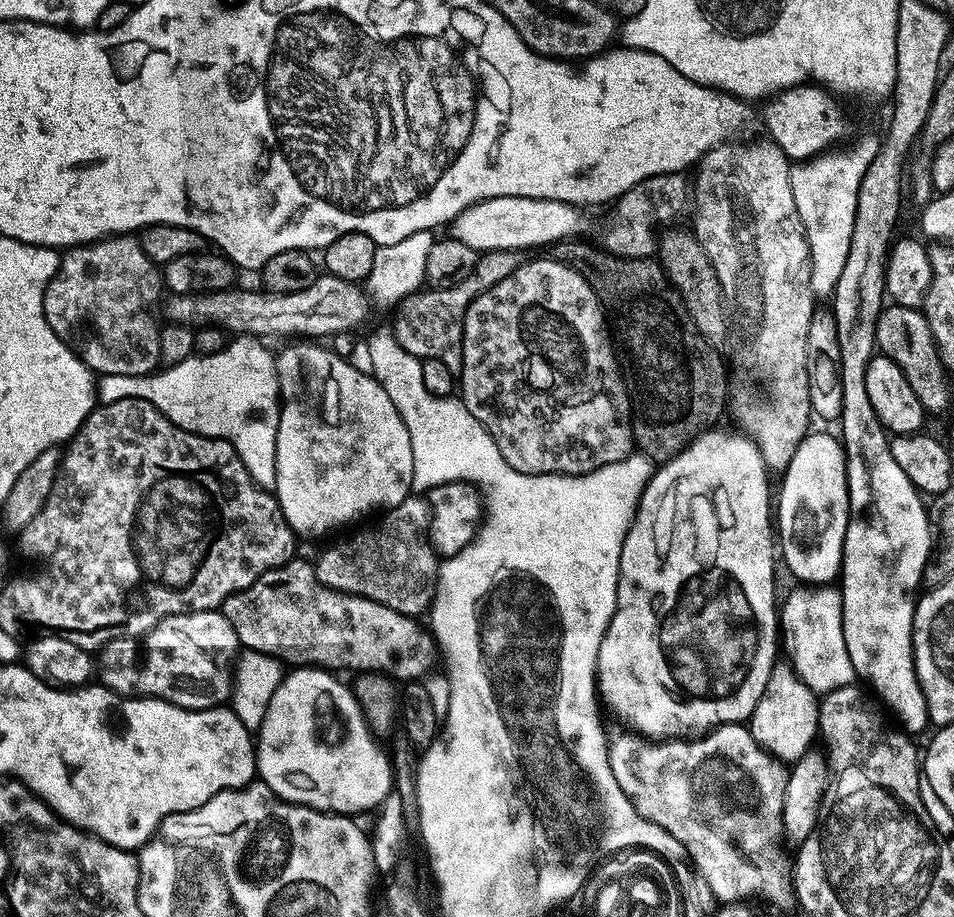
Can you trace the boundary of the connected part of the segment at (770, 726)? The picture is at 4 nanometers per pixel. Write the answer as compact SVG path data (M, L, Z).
M780 663L771 665L767 681L760 692L758 706L750 717L750 731L766 748L781 757L800 758L809 751L812 739L817 739L820 730L820 700L791 663Z

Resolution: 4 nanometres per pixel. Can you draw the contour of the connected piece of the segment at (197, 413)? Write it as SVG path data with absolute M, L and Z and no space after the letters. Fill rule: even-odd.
M236 338L221 352L212 356L193 354L180 364L166 368L166 372L146 376L118 376L114 384L121 397L149 400L170 422L180 427L197 432L200 436L213 436L230 442L238 450L238 458L251 474L252 481L265 490L276 486L276 439L278 438L279 418L282 411L280 404L280 376L276 373L278 360L270 357L263 350L261 341L256 338Z

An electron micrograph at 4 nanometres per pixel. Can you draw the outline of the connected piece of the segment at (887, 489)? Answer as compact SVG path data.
M884 472L884 476L875 475L875 483L876 492L871 496L871 503L868 505L866 509L866 515L864 516L867 523L860 524L860 528L852 528L852 536L845 536L842 565L842 579L844 578L844 584L842 583L842 595L844 597L844 634L842 637L842 643L844 643L846 647L848 647L848 660L850 663L852 663L853 670L856 671L858 675L865 676L865 678L868 679L870 683L872 683L873 690L876 691L877 694L880 695L886 703L888 703L889 710L892 711L893 714L896 715L902 723L904 723L900 723L903 726L903 729L907 733L915 734L914 732L920 732L923 730L924 727L929 727L930 721L928 718L928 707L926 706L926 702L924 701L924 692L920 689L920 683L918 682L918 678L916 677L916 659L912 657L912 613L914 611L914 597L917 595L916 587L918 589L921 587L922 581L924 579L924 567L926 566L926 562L928 561L928 553L931 552L934 547L934 532L933 529L930 527L930 520L928 524L928 513L930 513L929 509L924 506L921 500L921 493L918 491L915 485L912 484L911 478L909 478L908 476L900 476L900 472Z

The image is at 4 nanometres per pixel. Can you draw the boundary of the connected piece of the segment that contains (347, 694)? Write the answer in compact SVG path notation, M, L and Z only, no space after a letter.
M319 666L304 667L308 668L289 671L285 675L278 690L274 690L274 698L270 698L266 706L266 718L262 718L262 726L254 740L259 779L270 786L276 796L318 812L357 814L371 808L379 809L394 788L393 766L388 765L387 756L368 731L351 687L335 680L331 671Z

